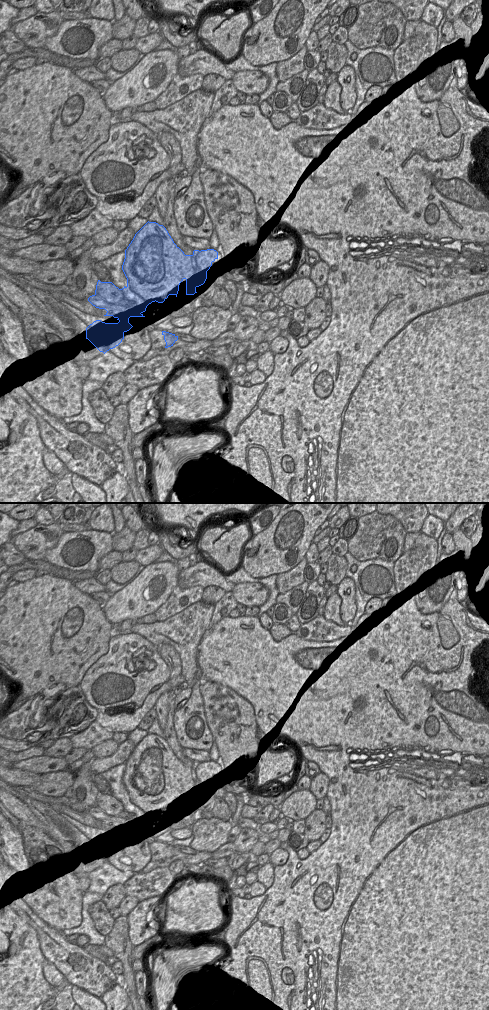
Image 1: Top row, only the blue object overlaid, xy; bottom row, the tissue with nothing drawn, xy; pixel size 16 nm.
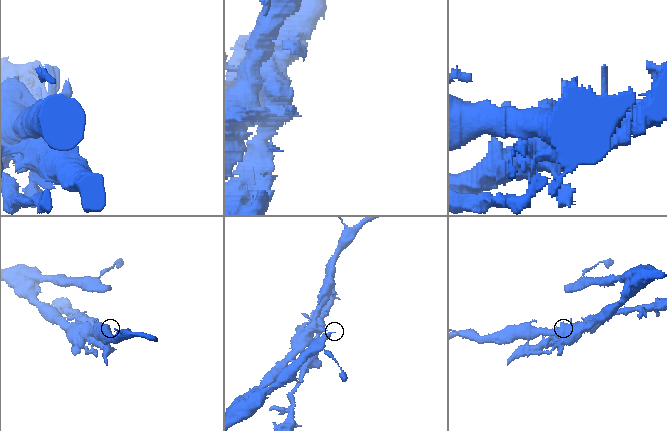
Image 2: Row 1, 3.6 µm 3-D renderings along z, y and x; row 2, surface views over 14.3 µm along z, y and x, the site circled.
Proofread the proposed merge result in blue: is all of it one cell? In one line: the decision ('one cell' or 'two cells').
two cells

